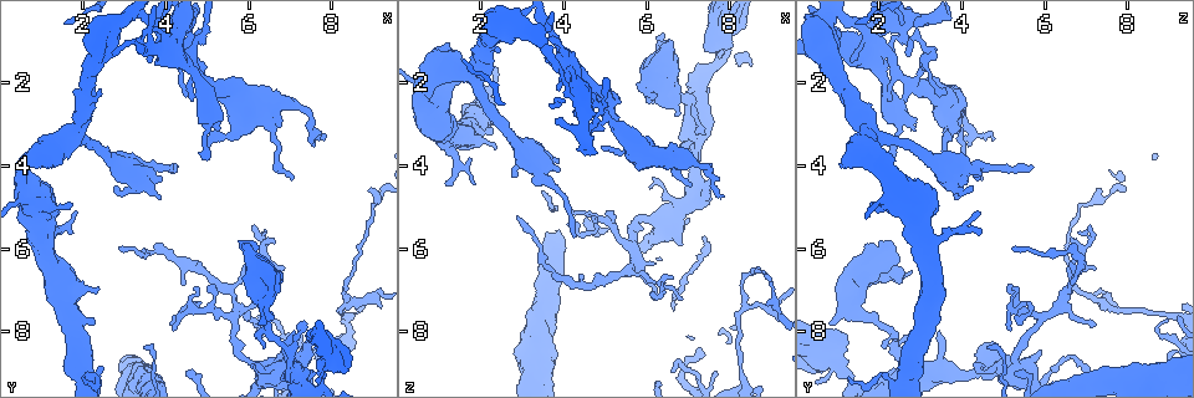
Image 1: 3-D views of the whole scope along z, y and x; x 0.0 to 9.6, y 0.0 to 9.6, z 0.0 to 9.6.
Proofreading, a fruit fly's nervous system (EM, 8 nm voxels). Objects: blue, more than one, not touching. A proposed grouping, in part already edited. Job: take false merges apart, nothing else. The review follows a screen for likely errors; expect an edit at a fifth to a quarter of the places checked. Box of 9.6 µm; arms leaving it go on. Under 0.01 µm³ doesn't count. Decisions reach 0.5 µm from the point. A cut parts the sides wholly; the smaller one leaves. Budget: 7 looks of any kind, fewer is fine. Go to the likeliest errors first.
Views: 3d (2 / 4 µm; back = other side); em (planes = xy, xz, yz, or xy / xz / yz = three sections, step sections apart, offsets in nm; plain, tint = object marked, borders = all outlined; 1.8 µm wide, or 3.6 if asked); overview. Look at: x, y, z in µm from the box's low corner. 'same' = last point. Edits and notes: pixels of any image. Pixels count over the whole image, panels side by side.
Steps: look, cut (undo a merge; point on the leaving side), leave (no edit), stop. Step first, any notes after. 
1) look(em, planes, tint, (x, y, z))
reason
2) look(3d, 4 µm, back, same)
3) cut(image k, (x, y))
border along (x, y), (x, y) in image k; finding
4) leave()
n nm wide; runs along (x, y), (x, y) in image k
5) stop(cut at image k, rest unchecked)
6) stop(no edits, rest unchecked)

look(3d, 2 µm, (7.85, 8.55, 0.65))
sudden change in width

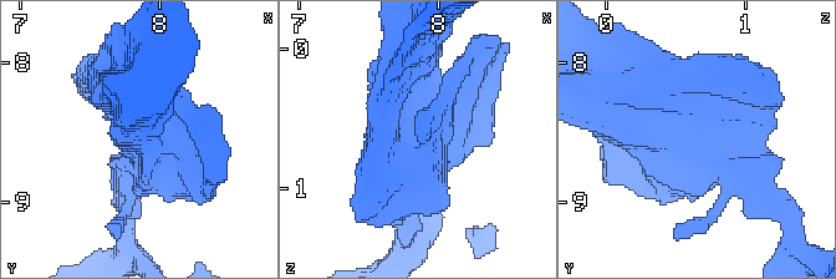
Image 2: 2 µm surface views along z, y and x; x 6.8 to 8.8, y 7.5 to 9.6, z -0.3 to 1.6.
look(em, 3.6 µm, planes, tint, (7.92, 8.56, 0.64))
now the EM

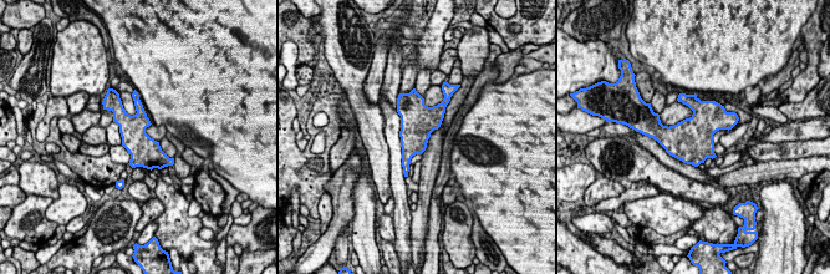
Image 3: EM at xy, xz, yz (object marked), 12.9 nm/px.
leave()
360 nm wide; all the same neuron

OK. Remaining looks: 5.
look(em, yz, step 8, tint, (4.15, 1.10, 1.70))
closes a loop

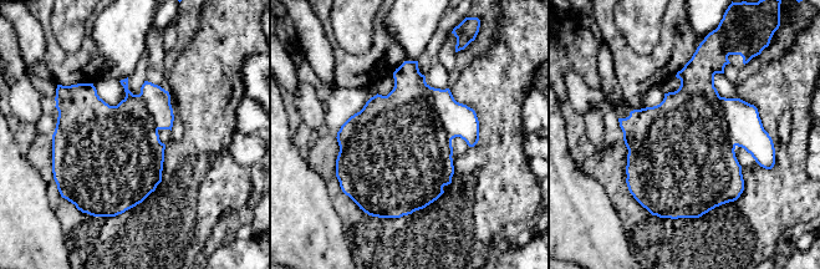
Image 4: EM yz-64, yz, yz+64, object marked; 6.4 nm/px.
look(em, planes, tint, same)
another direction

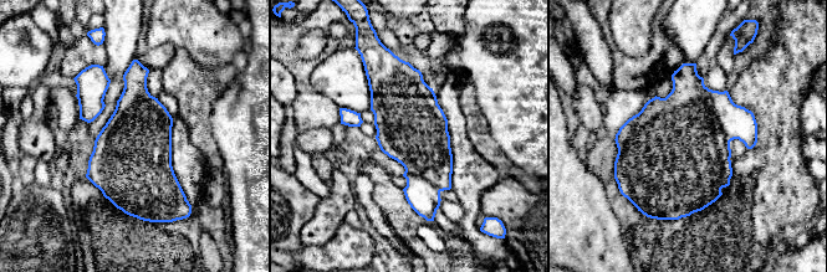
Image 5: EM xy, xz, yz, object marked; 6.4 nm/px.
cut(image 5, (682, 133))
two neurons meet here

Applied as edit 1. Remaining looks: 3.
look(overview)

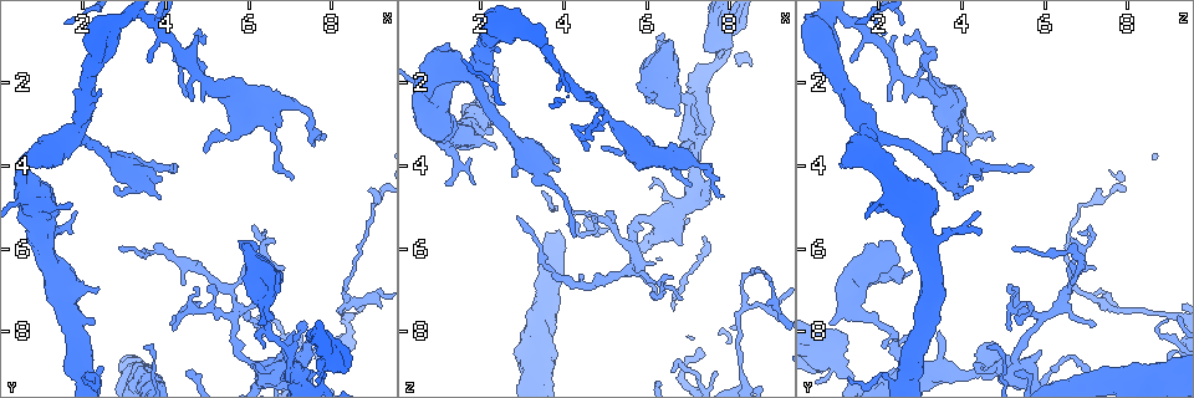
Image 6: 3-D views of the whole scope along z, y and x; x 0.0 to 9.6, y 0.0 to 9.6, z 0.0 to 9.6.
look(em, planes, plain, (6.95, 8.60, 6.65))
abrupt turn

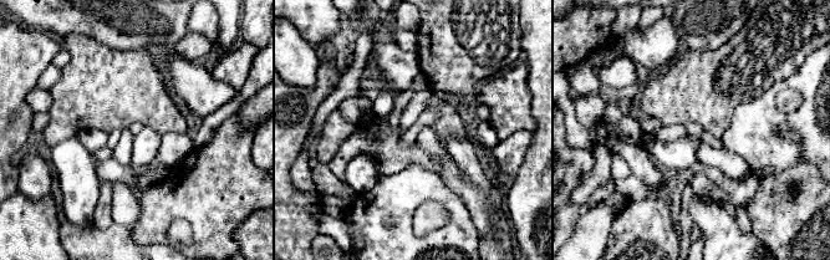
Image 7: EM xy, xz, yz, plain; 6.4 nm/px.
look(em, planes, tint, same)
with the object marked

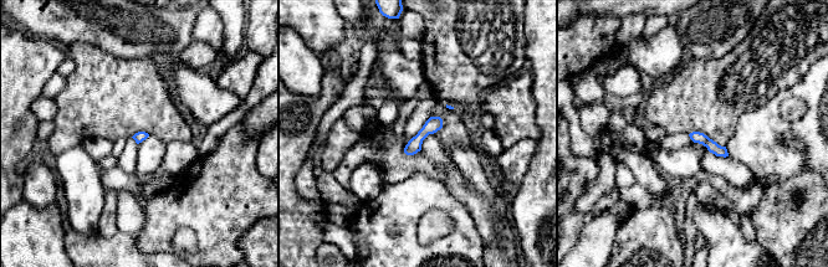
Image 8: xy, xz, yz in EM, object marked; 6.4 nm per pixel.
leave()
runs along (439, 122), (434, 123), (408, 150) in image 8; continuous, no second neuron

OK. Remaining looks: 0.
stop(cut at image 5, rest unchecked)

